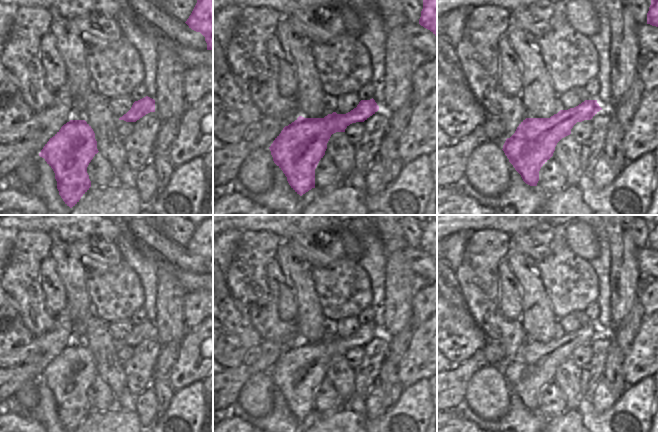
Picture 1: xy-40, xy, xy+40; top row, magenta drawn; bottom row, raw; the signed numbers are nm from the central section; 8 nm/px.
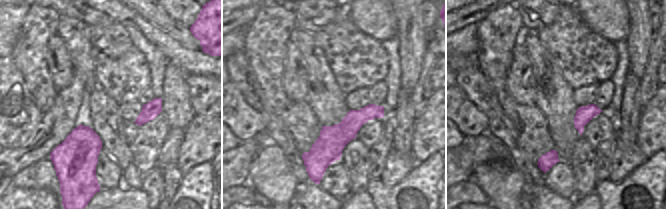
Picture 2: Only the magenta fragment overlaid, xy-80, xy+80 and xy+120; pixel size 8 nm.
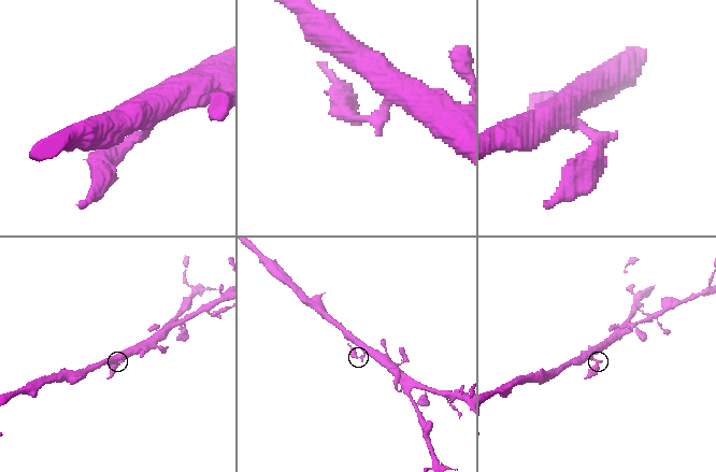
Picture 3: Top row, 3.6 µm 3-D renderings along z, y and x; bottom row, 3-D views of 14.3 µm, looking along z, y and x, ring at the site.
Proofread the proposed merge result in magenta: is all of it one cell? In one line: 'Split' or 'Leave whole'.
Split

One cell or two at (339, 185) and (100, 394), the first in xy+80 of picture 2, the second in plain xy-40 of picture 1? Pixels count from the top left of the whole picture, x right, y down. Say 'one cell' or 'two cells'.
one cell

